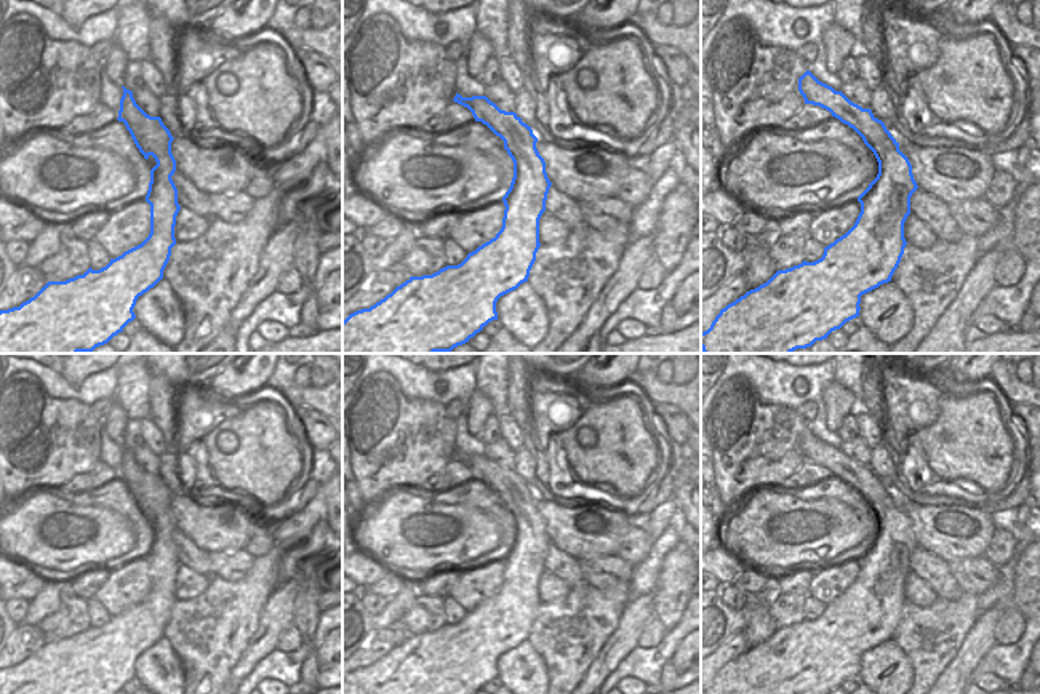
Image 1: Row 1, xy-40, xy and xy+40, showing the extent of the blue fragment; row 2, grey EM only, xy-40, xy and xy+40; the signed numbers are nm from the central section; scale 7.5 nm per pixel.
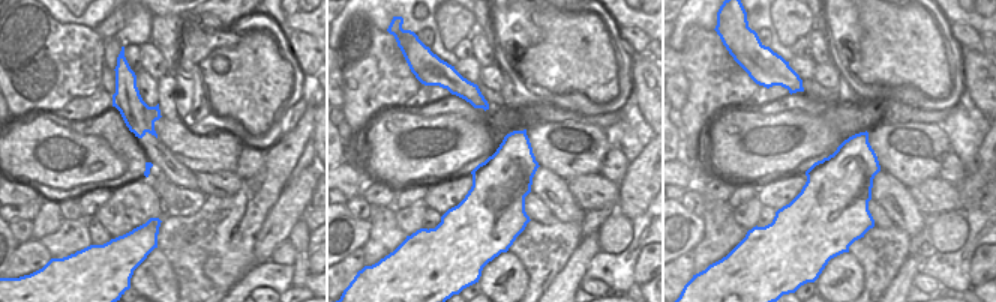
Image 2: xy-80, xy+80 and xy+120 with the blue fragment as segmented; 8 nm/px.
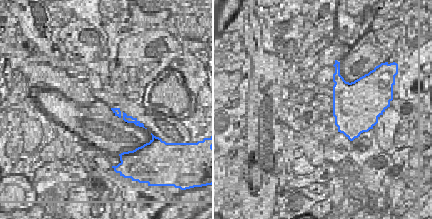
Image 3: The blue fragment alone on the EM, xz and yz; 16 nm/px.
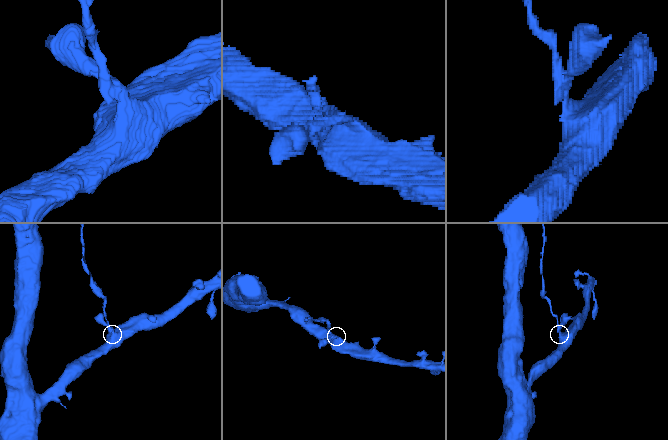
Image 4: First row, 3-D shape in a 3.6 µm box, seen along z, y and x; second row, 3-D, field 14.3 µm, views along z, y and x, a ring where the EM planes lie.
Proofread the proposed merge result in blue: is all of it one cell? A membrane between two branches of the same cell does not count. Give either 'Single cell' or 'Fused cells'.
Fused cells

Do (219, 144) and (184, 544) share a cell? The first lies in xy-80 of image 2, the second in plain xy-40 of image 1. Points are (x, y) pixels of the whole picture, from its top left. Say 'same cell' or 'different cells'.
different cells

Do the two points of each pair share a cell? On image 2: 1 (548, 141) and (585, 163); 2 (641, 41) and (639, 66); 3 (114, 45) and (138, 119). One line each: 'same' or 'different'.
1: same
2: different
3: different

